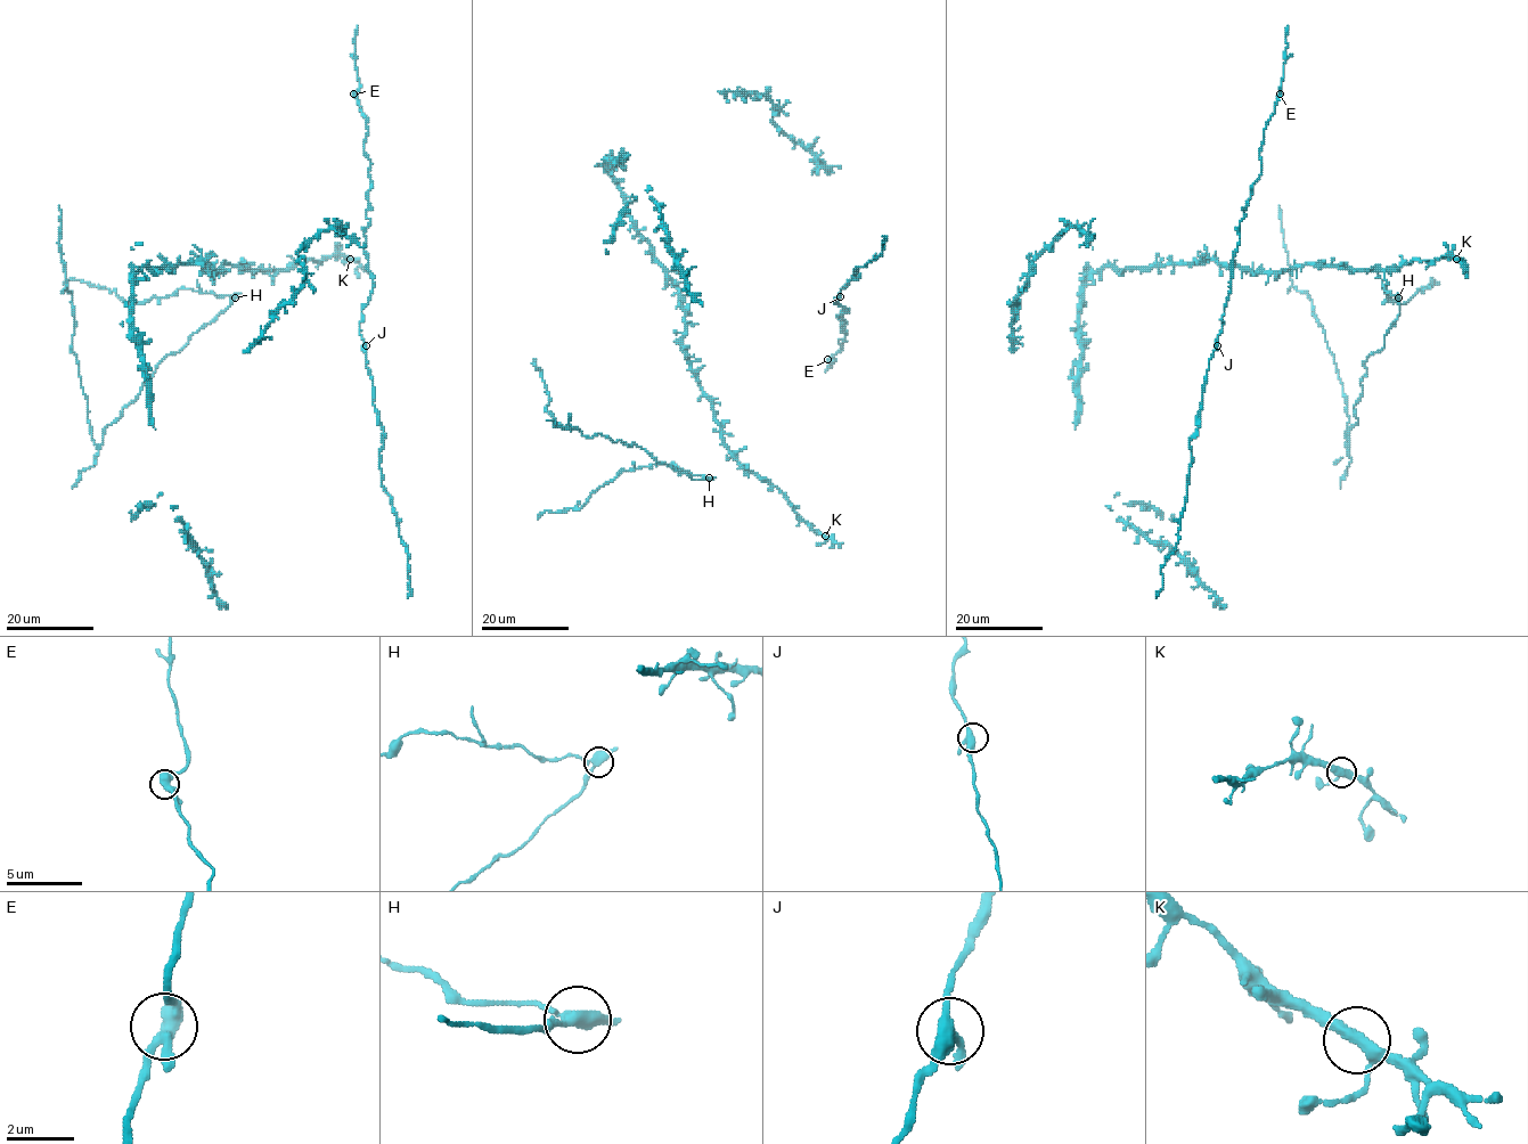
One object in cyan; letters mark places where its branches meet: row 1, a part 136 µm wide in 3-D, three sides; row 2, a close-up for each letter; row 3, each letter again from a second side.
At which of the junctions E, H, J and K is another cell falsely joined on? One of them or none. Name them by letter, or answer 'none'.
H

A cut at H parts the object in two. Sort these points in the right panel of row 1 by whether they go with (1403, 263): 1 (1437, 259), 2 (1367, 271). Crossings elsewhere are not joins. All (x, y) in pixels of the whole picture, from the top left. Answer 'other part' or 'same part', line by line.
1: same part
2: same part

